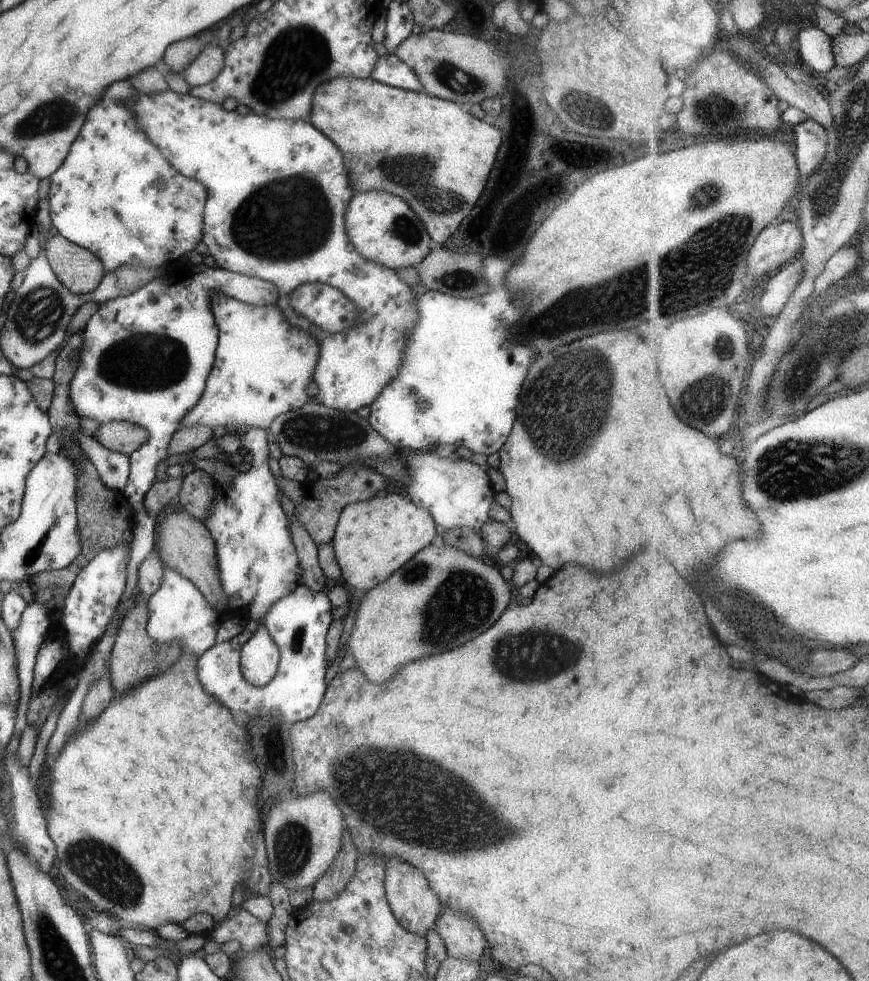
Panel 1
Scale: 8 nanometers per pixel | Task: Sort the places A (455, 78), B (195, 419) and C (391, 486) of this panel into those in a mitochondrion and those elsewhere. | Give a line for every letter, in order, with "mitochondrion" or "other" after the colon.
A: mitochondrion
B: other
C: other

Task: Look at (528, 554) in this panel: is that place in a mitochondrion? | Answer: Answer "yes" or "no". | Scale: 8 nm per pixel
no

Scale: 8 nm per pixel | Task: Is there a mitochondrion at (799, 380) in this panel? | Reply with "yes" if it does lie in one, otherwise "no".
yes

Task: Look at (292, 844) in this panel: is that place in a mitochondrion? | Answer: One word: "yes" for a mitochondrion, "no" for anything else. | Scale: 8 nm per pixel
yes

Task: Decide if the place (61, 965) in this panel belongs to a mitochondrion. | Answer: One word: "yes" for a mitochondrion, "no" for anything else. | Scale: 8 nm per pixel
yes

